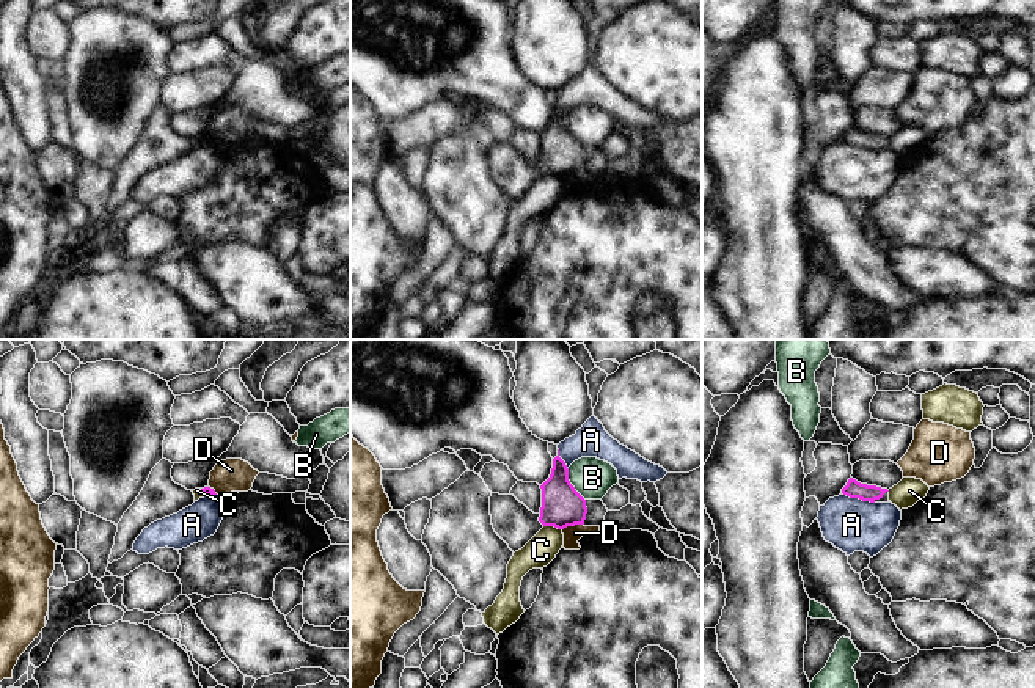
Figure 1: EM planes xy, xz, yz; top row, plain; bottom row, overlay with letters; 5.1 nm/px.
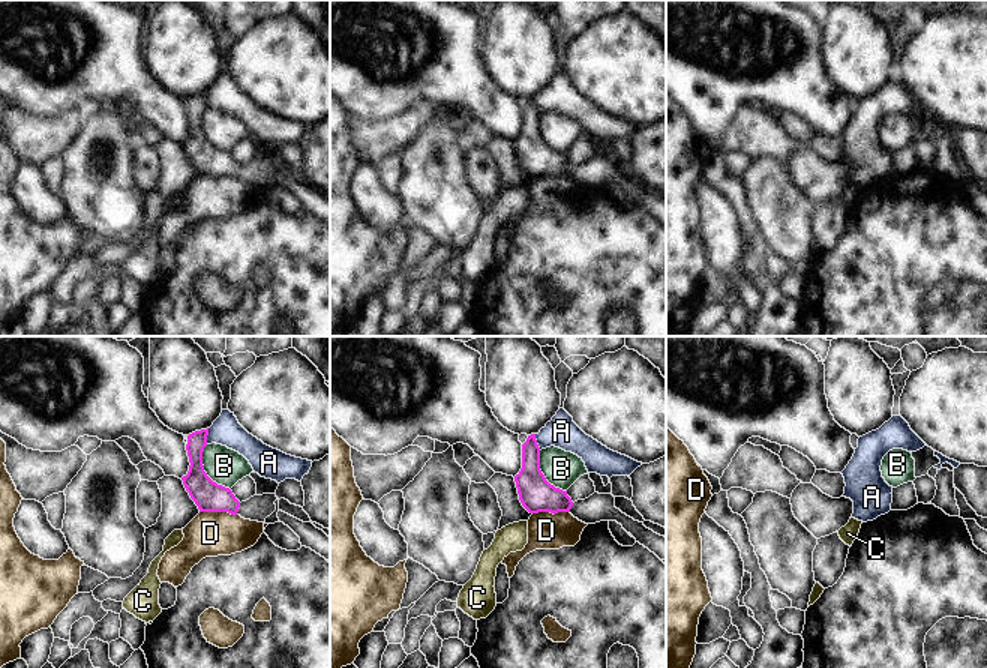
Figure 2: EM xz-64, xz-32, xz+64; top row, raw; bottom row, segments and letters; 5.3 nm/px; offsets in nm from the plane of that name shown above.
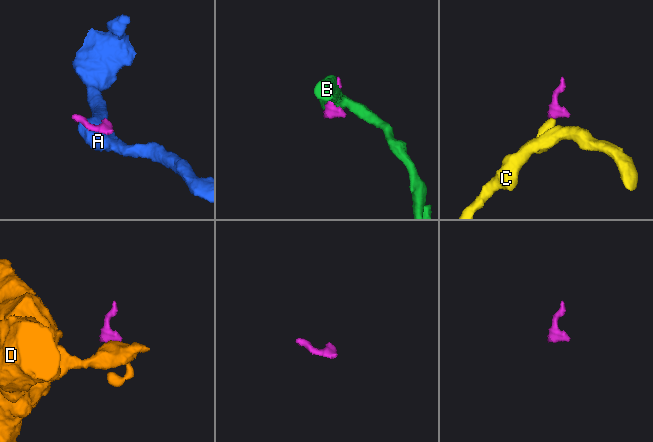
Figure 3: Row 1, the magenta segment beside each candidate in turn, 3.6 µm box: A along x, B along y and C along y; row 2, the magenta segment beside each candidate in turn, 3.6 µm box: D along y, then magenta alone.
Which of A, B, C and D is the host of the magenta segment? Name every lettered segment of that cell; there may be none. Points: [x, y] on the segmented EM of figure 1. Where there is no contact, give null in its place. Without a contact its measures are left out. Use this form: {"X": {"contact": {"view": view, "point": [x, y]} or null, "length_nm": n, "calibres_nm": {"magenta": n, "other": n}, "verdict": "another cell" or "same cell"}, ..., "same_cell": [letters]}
{"A": {"contact": {"view": "yz", "point": [859, 498]}, "length_nm": 170, "calibres_nm": {"magenta": 90, "other": 280}, "verdict": "another cell"}, "B": {"contact": {"view": "xz", "point": [570, 484]}, "length_nm": 190, "calibres_nm": {"magenta": 220, "other": 200}, "verdict": "another cell"}, "C": {"contact": {"view": "xz", "point": [553, 525]}, "length_nm": 100, "calibres_nm": {"magenta": 220, "other": 160}, "verdict": "another cell"}, "D": {"contact": {"view": "xz", "point": [572, 525]}, "length_nm": 120, "calibres_nm": {"magenta": 220, "other": 90}, "verdict": "another cell"}, "same_cell": []}

